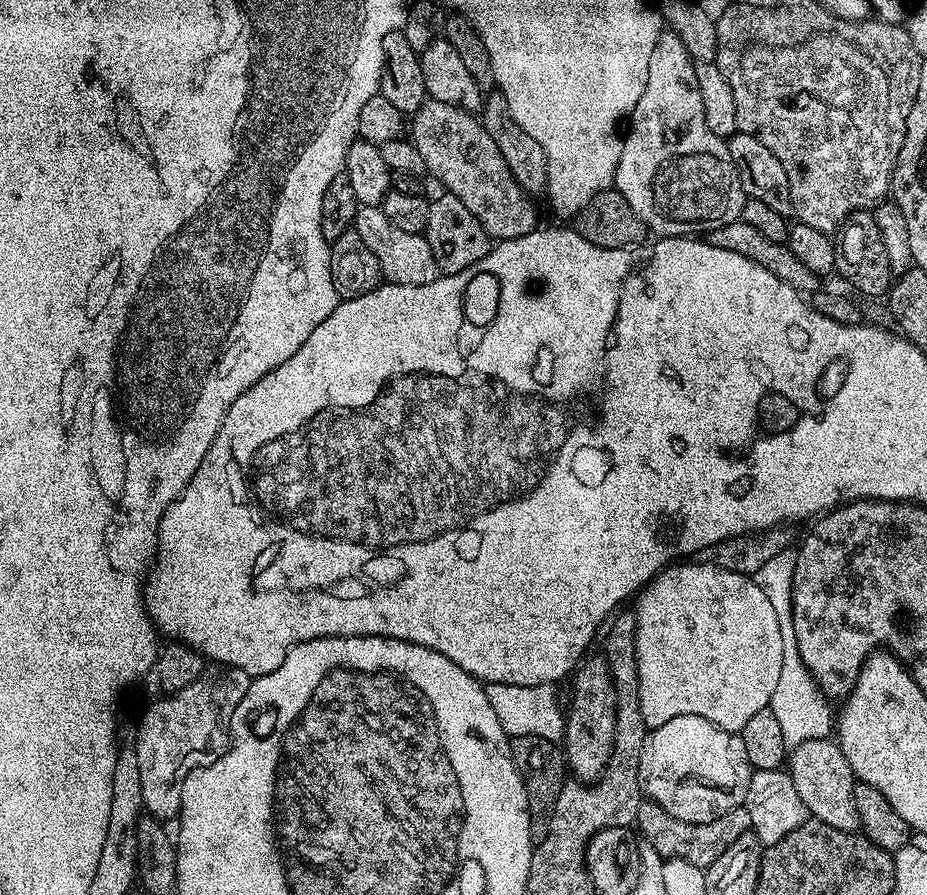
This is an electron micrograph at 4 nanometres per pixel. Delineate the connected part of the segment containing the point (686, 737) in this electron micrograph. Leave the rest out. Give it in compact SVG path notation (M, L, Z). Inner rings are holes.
M686 714L678 718L670 718L666 726L651 729L644 739L644 749L640 759L640 786L647 799L660 798L656 804L662 806L674 818L682 822L714 822L714 818L722 818L726 810L734 810L743 805L746 790L750 786L750 778L754 769L746 758L746 742L740 735L719 728L714 722L706 722L706 718L698 718L694 714ZM670 778L674 784L710 784L710 790L718 794L712 800L704 800L702 804L680 804L680 798L674 796L674 784L660 784L660 780ZM664 798L674 798L678 804L662 802Z

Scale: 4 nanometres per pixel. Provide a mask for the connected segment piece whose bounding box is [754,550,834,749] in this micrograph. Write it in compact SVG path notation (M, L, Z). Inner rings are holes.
M785 550L774 554L762 570L758 570L754 577L756 583L762 586L766 598L774 604L774 614L778 614L778 626L782 630L782 646L784 647L784 661L782 675L771 694L769 708L781 725L785 747L796 748L802 742L827 739L834 728L834 718L826 710L827 703L820 695L815 680L808 672L808 667L802 662L798 654L798 646L794 638L794 622L792 621L792 583L796 569L796 553Z

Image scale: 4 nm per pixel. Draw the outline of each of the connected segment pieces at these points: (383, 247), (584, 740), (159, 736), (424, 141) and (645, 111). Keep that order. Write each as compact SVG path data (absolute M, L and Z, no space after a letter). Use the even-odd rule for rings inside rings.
M362 204L357 207L354 227L358 238L366 242L366 246L378 258L378 264L389 284L405 284L406 286L426 286L437 278L434 250L430 250L430 242L423 234L402 230L386 218L383 207L374 204Z
M583 661L573 673L572 709L565 717L565 738L562 742L569 771L581 783L593 783L603 775L612 756L616 739L616 688L607 661Z
M208 666L197 680L190 682L182 690L161 695L144 712L140 720L140 733L136 736L134 747L138 754L138 774L142 774L142 798L144 807L161 822L175 821L182 806L182 782L196 768L212 763L218 756L223 756L230 743L230 725L232 715L242 702L246 690L252 685L253 677L241 668L227 666Z
M428 98L411 117L410 132L411 128L410 139L416 145L418 154L422 154L427 175L440 180L444 192L453 192L455 196L462 198L462 202L466 202L467 208L470 209L470 214L474 214L474 218L482 222L482 226L493 241L513 240L536 231L538 221L536 208L532 205L533 197L525 192L510 174L506 158L502 158L498 146L494 146L494 138L486 134L483 123L473 113L458 107L457 104L447 104Z
M670 30L661 31L650 54L646 90L642 90L642 98L638 98L636 109L630 114L632 125L620 145L615 191L630 202L630 210L634 210L634 214L638 214L638 218L642 218L653 233L660 232L656 234L664 238L688 236L703 224L708 224L707 231L713 232L740 215L738 200L736 204L740 175L730 158L727 139L714 134L714 130L706 126L706 110L702 106L702 90L698 90L696 66L697 61L693 60L686 46L682 46L682 38Z

